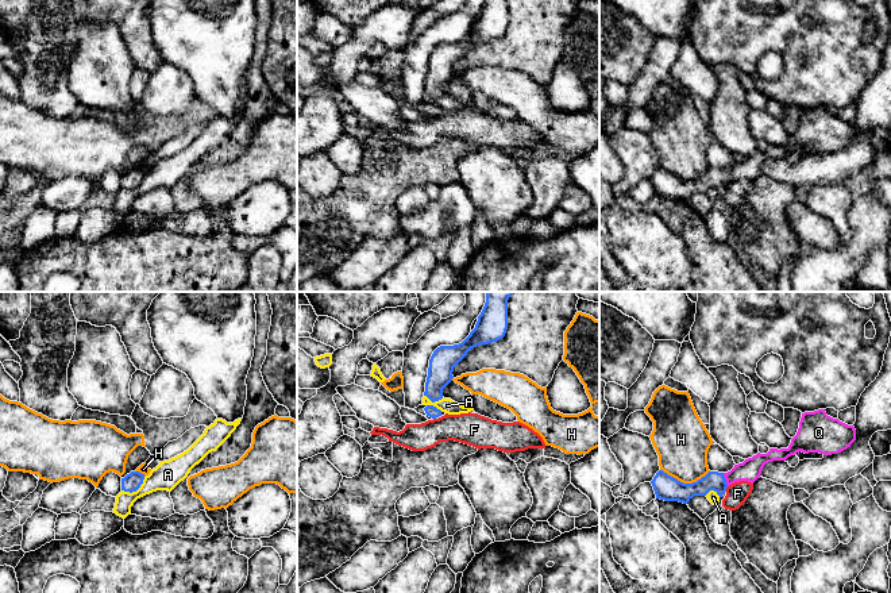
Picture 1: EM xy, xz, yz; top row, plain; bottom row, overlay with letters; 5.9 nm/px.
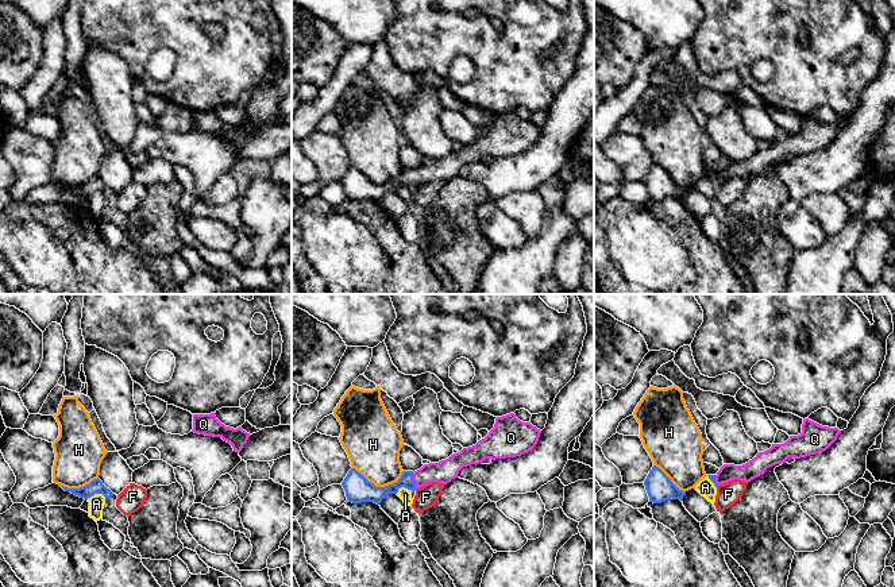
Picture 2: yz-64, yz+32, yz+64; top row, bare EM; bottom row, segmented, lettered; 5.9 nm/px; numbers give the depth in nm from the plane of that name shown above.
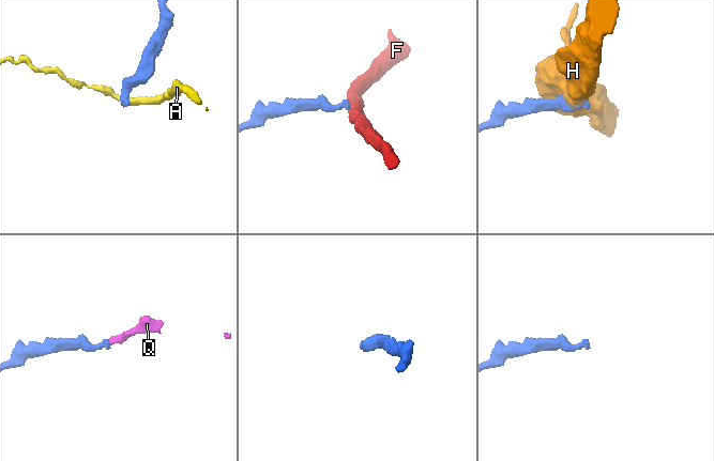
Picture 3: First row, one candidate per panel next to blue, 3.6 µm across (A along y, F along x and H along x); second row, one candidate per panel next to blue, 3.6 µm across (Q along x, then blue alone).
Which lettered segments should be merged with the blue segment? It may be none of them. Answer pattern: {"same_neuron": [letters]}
{"same_neuron": ["Q"]}

